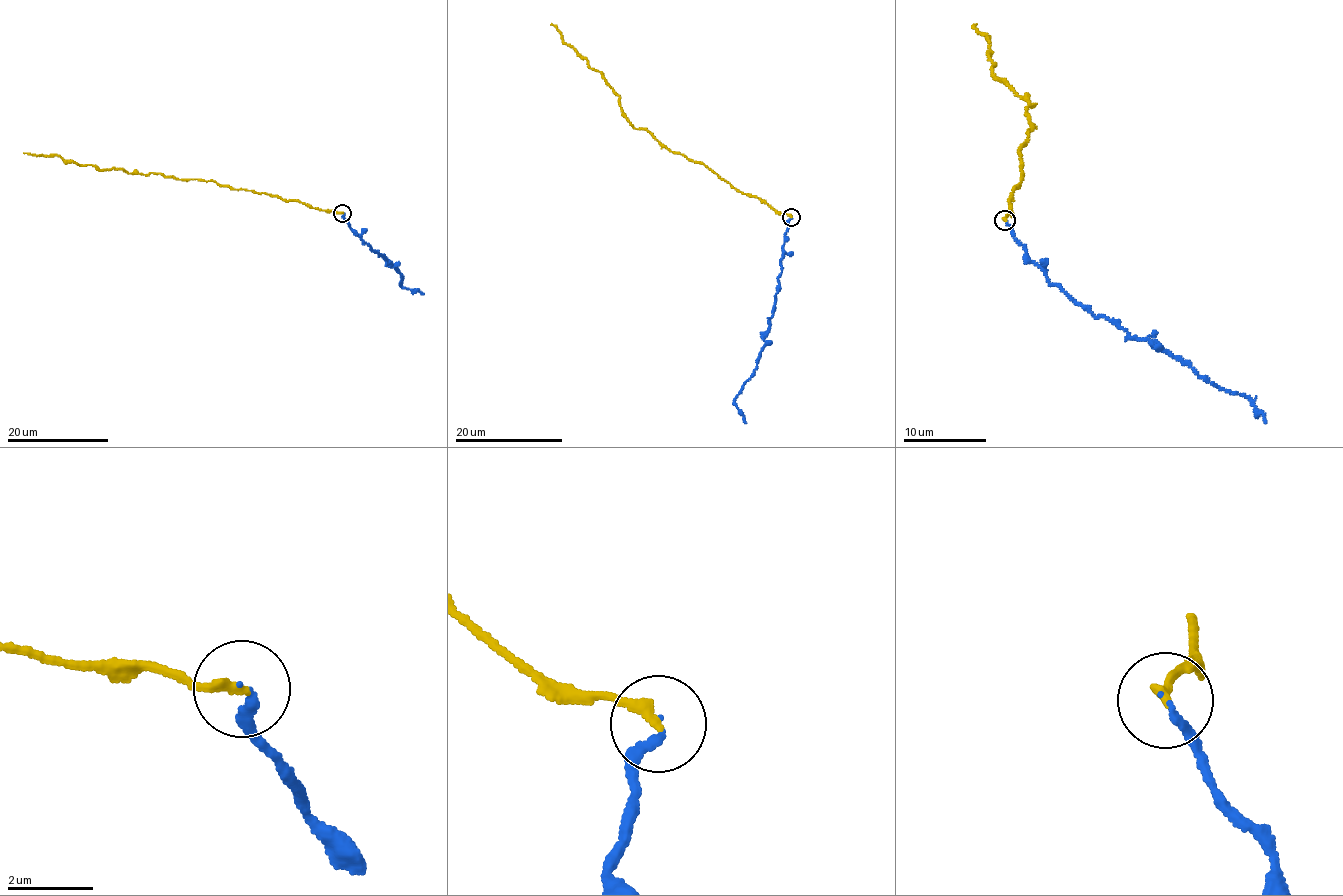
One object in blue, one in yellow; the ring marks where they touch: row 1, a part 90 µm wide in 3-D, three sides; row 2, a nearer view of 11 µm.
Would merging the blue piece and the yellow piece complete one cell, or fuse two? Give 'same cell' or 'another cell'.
another cell

